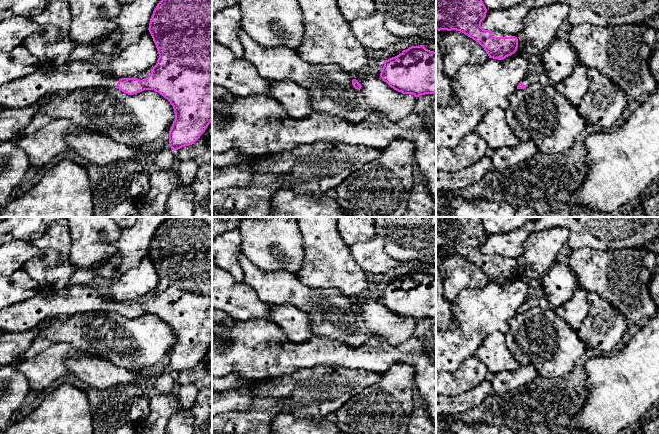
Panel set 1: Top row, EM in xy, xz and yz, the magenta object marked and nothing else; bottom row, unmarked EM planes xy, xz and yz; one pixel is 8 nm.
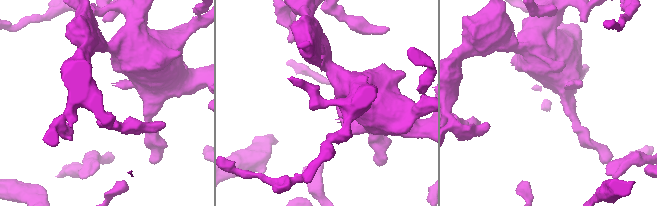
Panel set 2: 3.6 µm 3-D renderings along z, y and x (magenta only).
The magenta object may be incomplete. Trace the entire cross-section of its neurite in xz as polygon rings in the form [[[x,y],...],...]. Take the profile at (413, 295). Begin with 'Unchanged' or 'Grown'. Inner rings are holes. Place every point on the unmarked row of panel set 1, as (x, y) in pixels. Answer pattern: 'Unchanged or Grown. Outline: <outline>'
Unchanged. Outline: [[[411,270],[399,279],[384,284],[380,301],[394,314],[403,318],[412,318],[416,322],[425,318],[436,319],[436,276],[424,271]]]

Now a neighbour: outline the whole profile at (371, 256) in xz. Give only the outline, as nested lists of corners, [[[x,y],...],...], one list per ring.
[[[376,235],[366,242],[359,242],[349,247],[355,261],[365,274],[376,277],[396,270],[401,261],[391,257],[384,248],[384,240]]]

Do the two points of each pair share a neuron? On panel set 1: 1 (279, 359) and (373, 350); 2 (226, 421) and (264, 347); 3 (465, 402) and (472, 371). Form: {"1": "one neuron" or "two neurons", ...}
{"1": "one neuron", "2": "two neurons", "3": "two neurons"}

